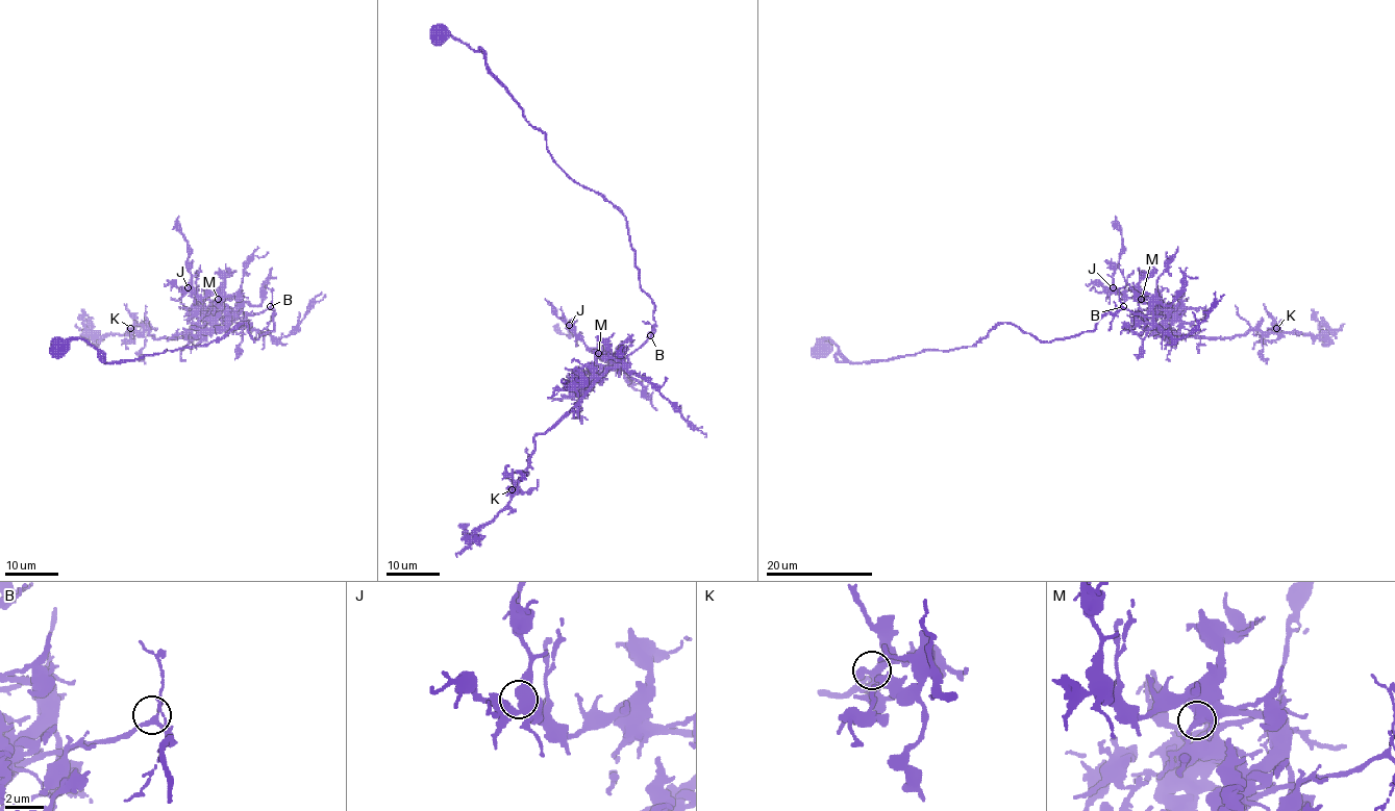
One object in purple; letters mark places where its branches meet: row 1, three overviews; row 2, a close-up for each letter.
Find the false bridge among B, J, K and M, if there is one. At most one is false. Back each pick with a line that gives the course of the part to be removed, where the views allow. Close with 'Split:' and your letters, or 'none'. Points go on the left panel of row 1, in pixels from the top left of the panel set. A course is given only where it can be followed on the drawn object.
M: foreign part runs (218, 299), (234, 297), (243, 311), (243, 321), (248, 326), (277, 338), (288, 334), (324, 295)
Split: M

